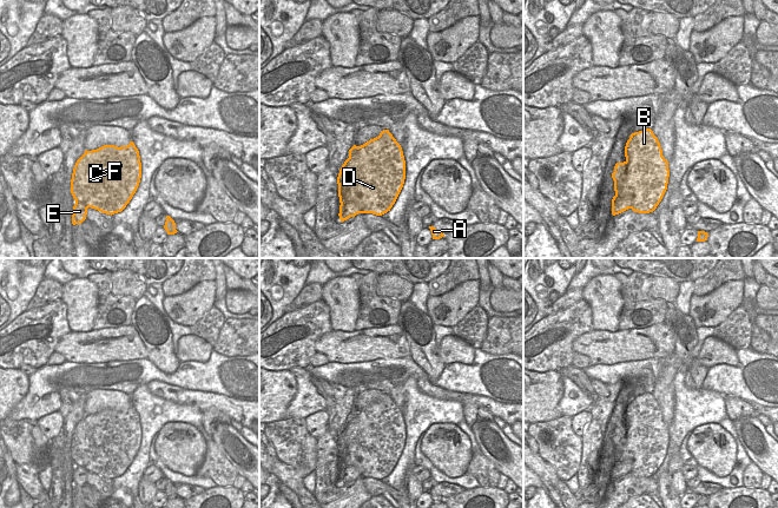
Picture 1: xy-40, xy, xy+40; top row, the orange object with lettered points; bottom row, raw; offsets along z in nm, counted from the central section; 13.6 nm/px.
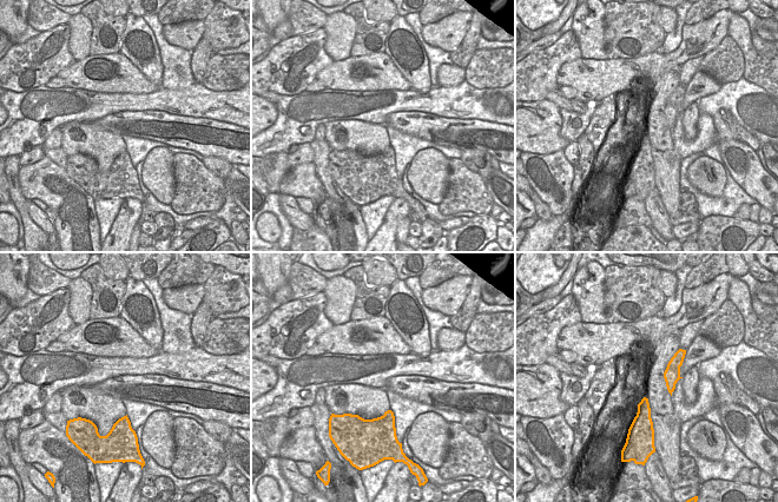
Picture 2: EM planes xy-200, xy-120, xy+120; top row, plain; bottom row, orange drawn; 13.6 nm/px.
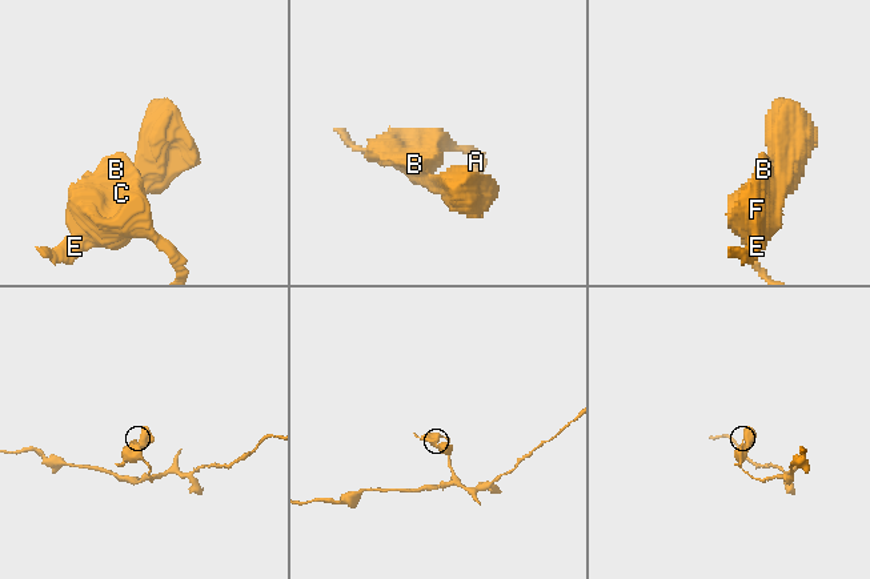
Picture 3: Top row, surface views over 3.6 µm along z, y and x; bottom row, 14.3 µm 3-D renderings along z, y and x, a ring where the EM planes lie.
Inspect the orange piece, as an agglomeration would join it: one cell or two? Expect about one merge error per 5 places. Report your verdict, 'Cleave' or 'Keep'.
Cleave

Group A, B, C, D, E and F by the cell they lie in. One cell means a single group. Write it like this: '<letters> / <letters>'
A B C D F / E

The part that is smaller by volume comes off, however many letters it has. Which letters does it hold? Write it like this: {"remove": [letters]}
{"remove": ["E"]}

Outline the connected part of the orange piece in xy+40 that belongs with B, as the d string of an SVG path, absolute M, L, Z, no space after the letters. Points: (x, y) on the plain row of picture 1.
M651 392L634 396L625 410L624 427L617 427L612 442L615 460L633 460L631 473L639 477L653 476L668 448L668 425L662 420L658 402Z

